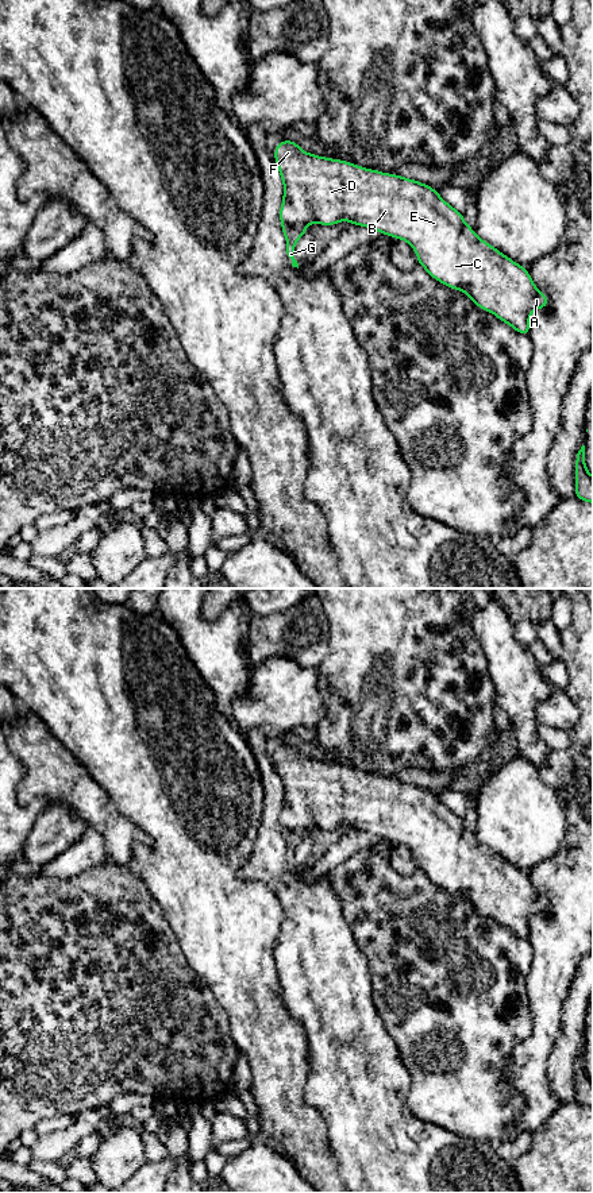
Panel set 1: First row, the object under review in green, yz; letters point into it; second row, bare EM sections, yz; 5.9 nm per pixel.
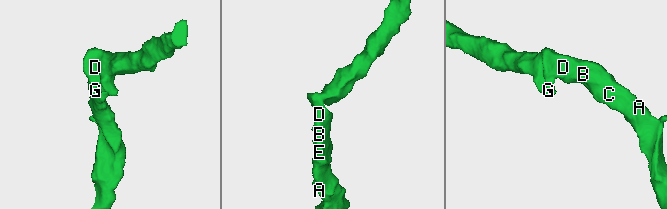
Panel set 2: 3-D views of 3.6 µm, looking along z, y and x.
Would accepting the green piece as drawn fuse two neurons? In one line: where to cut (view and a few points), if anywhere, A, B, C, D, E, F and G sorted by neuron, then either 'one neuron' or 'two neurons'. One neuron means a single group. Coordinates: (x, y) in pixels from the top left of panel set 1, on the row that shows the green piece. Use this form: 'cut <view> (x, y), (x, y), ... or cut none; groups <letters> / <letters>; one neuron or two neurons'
cut yz (281, 222), (305, 224); groups A B C D E F / G; two neurons

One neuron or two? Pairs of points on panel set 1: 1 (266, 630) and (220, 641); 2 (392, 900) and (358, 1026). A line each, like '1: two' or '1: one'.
1: two
2: two

